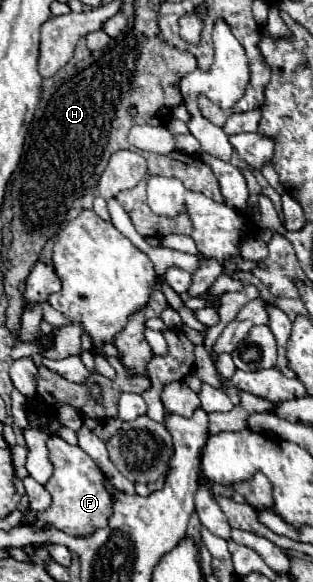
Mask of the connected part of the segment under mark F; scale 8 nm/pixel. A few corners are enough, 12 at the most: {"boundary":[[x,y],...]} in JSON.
{"boundary":[[49,436],[53,496],[25,522],[75,538],[105,528],[113,496],[79,446]]}

